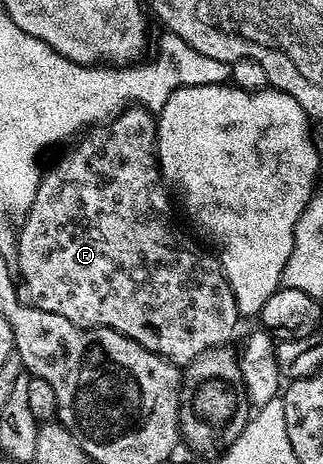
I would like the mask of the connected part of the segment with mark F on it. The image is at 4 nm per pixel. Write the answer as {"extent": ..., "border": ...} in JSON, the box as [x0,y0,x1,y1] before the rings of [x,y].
{"extent":[17,104,241,368],"border":[[[132,104],[123,113],[115,115],[110,122],[90,127],[79,140],[80,142],[68,154],[61,155],[48,170],[46,167],[42,171],[37,196],[17,230],[17,245],[19,247],[17,274],[21,282],[21,277],[23,277],[23,282],[27,285],[28,292],[31,293],[29,295],[30,301],[37,308],[41,308],[45,312],[53,312],[57,316],[65,316],[65,320],[86,330],[109,328],[121,332],[126,338],[132,338],[134,342],[141,344],[149,352],[160,354],[162,358],[167,358],[180,368],[185,368],[194,358],[201,356],[207,350],[227,346],[230,343],[230,338],[235,334],[235,325],[241,322],[239,305],[229,288],[229,280],[221,268],[218,257],[210,249],[207,249],[208,251],[202,250],[175,223],[176,207],[173,205],[172,195],[159,173],[157,122],[152,111],[143,106]]]}

